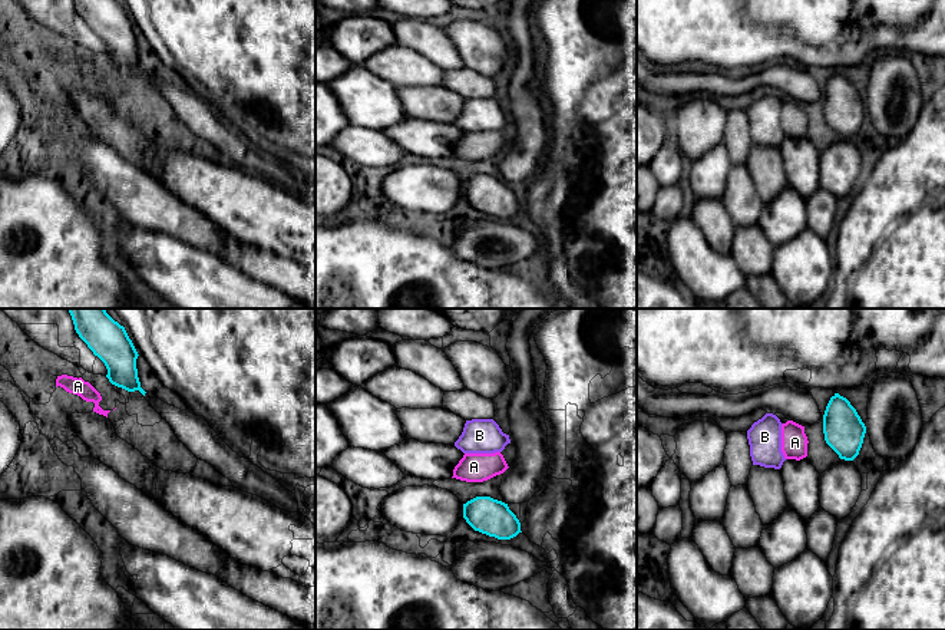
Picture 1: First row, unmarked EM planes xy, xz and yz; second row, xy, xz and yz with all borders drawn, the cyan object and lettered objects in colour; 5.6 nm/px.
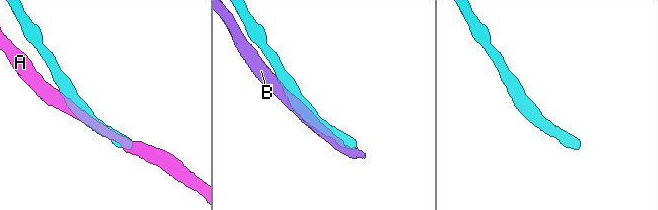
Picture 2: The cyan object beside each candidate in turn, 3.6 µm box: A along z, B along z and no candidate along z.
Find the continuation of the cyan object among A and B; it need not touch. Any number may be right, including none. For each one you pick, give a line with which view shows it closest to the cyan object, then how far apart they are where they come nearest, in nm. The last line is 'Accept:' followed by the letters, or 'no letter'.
Accept: no letter

